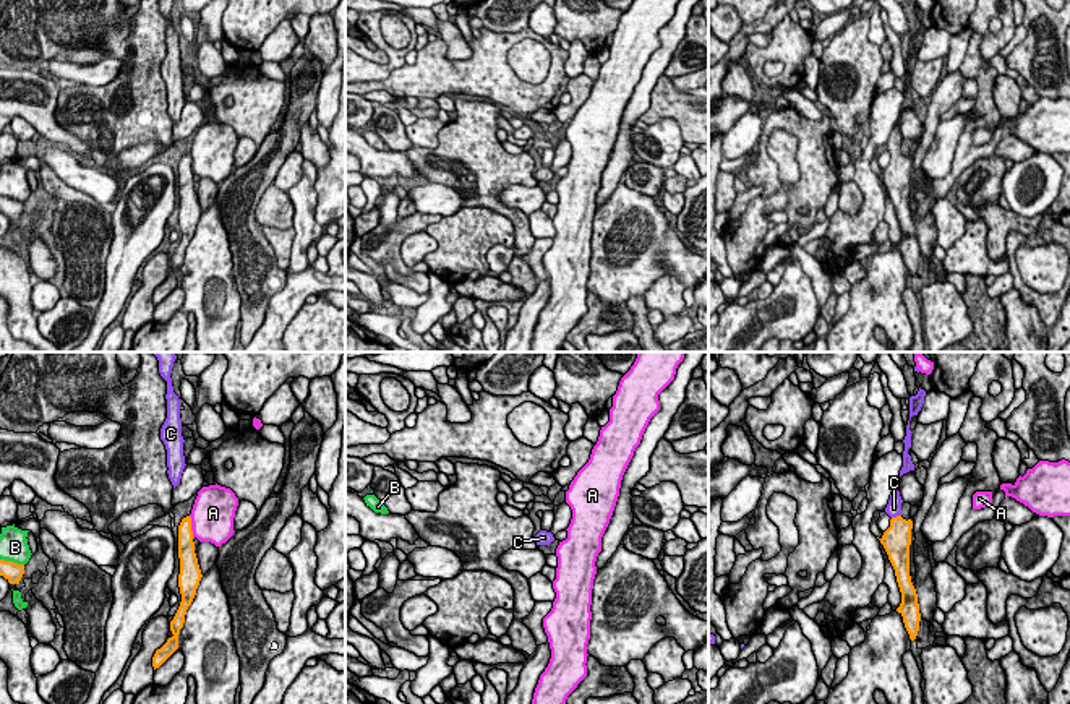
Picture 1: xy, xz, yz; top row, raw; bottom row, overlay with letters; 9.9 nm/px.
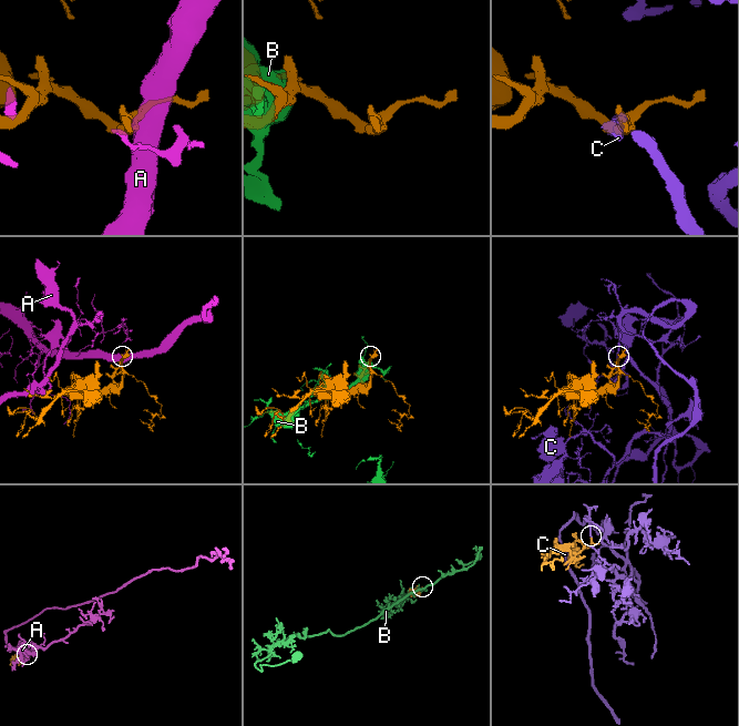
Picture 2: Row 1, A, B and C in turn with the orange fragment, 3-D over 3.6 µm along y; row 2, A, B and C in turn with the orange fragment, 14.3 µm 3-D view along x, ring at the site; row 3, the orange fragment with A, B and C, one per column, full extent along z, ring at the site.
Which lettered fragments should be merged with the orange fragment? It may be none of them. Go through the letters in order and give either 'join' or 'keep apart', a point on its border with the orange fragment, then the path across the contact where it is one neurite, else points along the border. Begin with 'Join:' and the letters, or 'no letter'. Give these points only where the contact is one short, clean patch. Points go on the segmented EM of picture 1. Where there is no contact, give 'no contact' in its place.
Join: C
A: keep apart | xy (190, 528)
B: keep apart | xy (12, 562)
C: join | yz (897, 516) | across yz (897, 539), (897, 516), (894, 508)

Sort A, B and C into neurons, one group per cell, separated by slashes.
A / B / C

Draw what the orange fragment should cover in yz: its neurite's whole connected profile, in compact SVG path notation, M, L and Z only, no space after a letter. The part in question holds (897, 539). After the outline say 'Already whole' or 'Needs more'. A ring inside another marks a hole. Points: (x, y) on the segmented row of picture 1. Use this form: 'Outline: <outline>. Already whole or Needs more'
Outline: M893 488L885 513L892 517L890 527L879 539L884 545L888 560L895 569L897 582L901 592L901 603L897 612L903 616L910 639L914 641L919 631L919 603L918 594L910 576L910 545L913 521L901 517L901 496L898 488Z. Needs more

